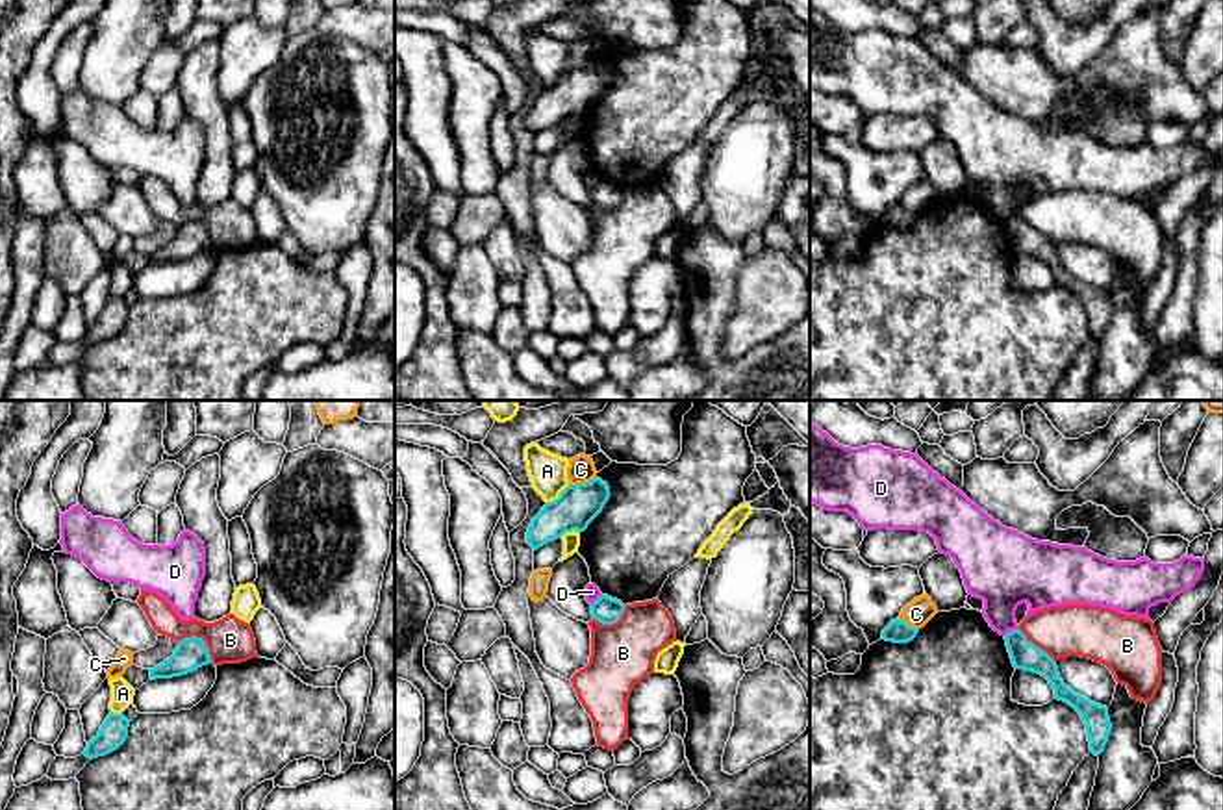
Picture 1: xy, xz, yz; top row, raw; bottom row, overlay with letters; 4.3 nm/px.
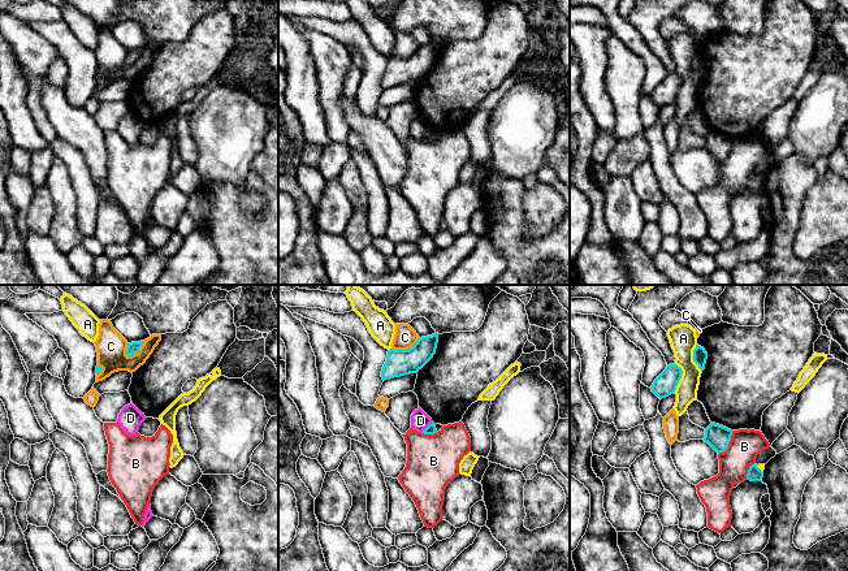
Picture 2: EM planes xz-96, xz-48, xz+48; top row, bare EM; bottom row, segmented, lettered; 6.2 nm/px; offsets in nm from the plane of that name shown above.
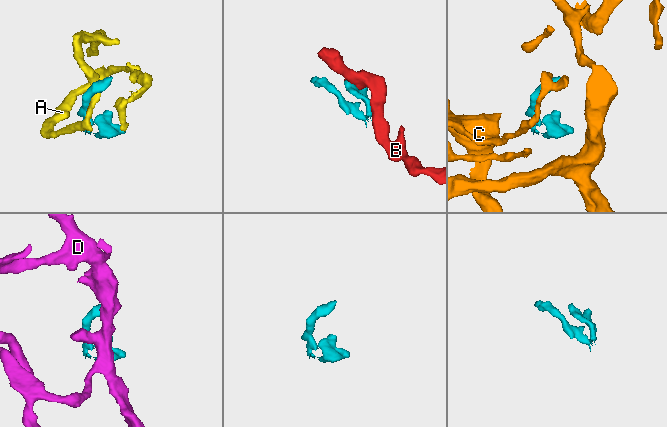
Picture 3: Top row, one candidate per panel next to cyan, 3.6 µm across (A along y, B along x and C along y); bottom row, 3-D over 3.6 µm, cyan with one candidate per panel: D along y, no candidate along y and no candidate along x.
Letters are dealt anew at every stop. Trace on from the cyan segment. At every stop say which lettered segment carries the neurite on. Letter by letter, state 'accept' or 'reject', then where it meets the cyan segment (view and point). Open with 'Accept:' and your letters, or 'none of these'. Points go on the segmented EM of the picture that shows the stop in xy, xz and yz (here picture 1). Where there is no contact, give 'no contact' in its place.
Accept: none of these
A: reject | xz (560, 495)
B: reject | xy (201, 638)
C: reject | xz (580, 484)
D: reject | yz (1012, 631)

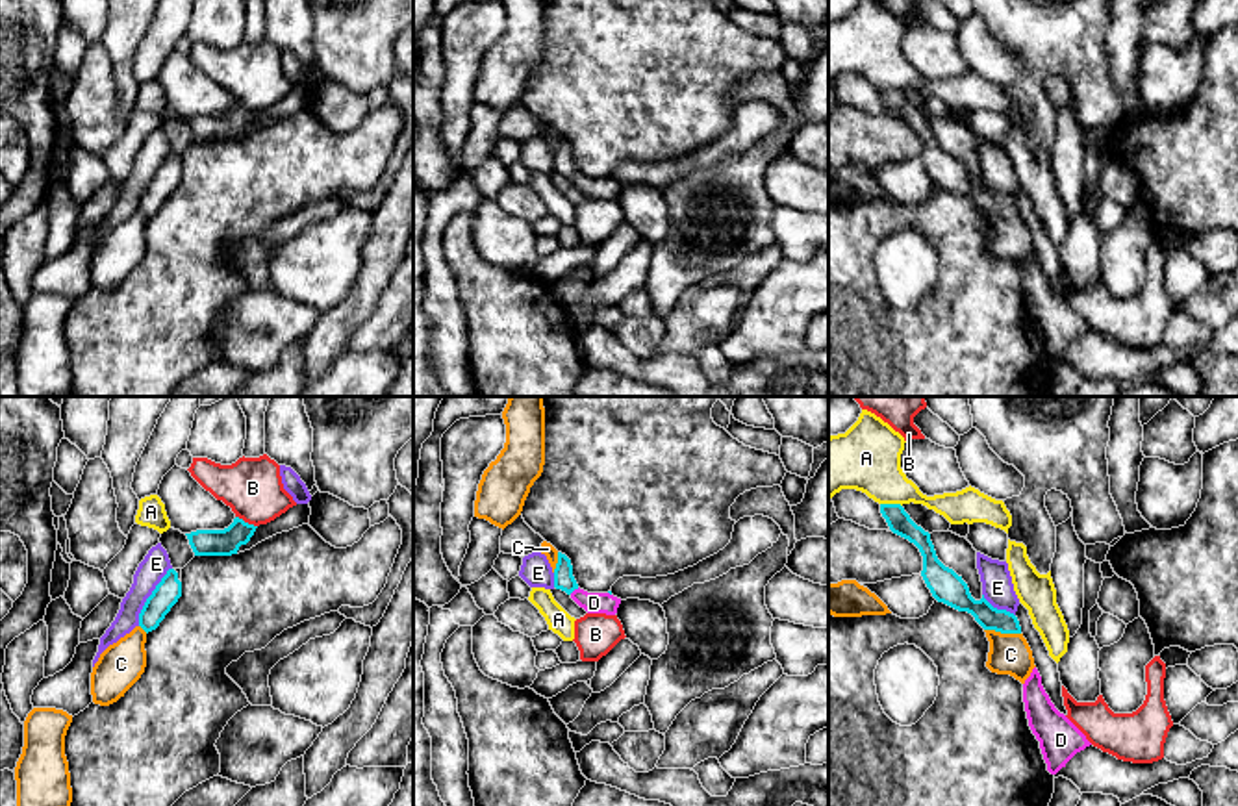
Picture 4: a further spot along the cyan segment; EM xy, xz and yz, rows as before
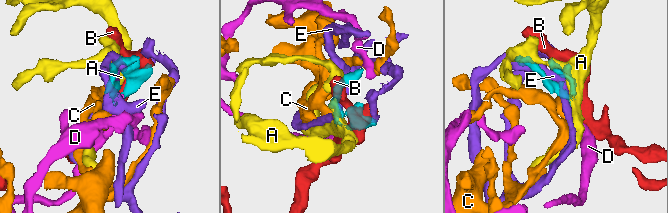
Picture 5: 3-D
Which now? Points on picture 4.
Accept: D
A: reject | yz (892, 504)
B: reject | xy (247, 523)
C: reject | yz (1003, 632)
D: accept | xz (573, 590)
E: reject | xy (149, 597)

